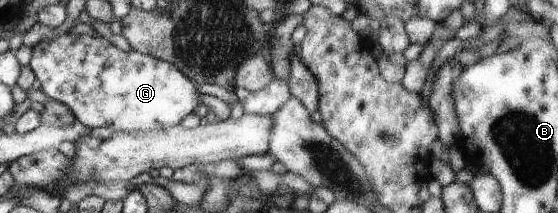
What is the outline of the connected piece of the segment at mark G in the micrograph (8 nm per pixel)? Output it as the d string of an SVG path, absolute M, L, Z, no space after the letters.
M67 33L56 39L42 40L32 48L30 66L36 79L42 84L41 91L51 100L70 108L77 122L88 128L108 127L118 131L163 130L180 125L200 104L200 92L178 67L154 56L144 56L139 51L122 52L108 40Z

